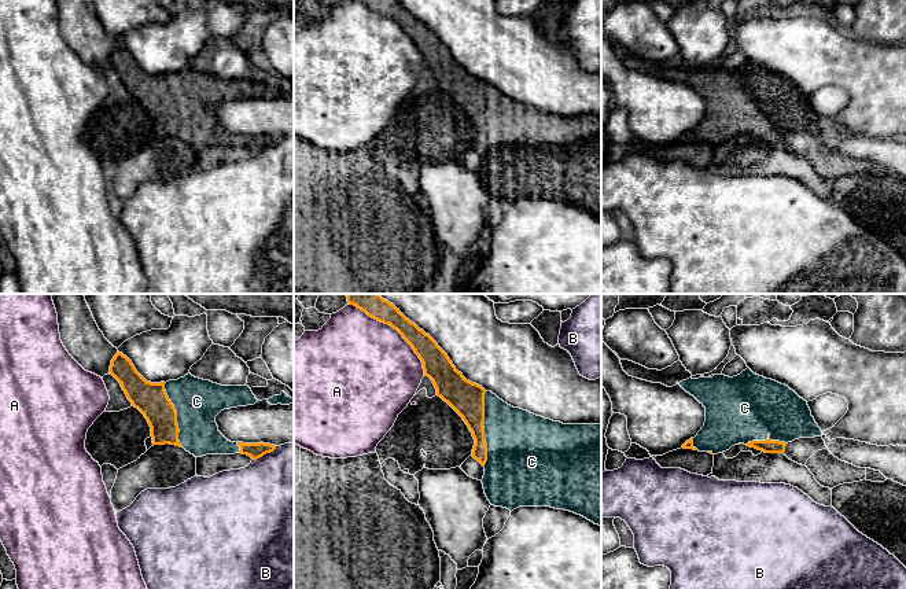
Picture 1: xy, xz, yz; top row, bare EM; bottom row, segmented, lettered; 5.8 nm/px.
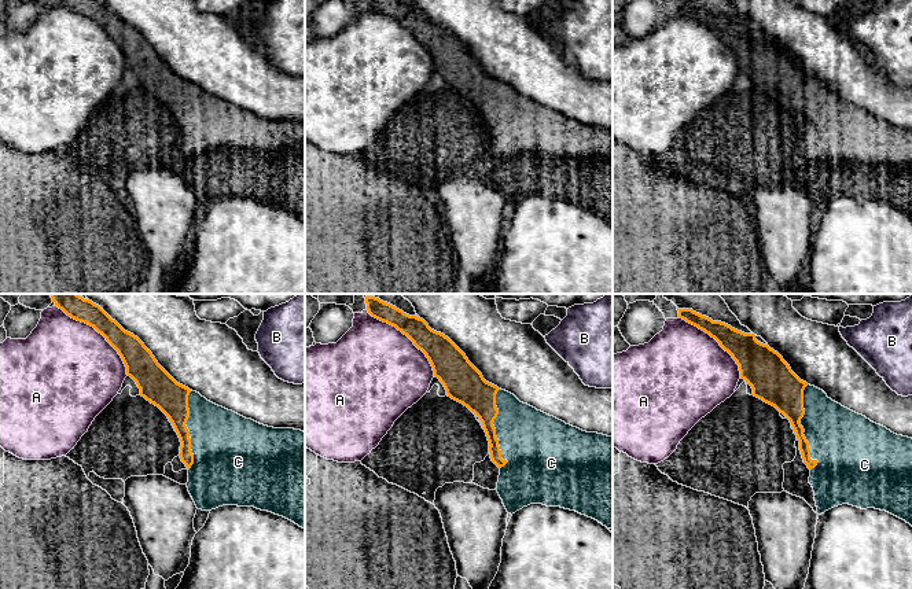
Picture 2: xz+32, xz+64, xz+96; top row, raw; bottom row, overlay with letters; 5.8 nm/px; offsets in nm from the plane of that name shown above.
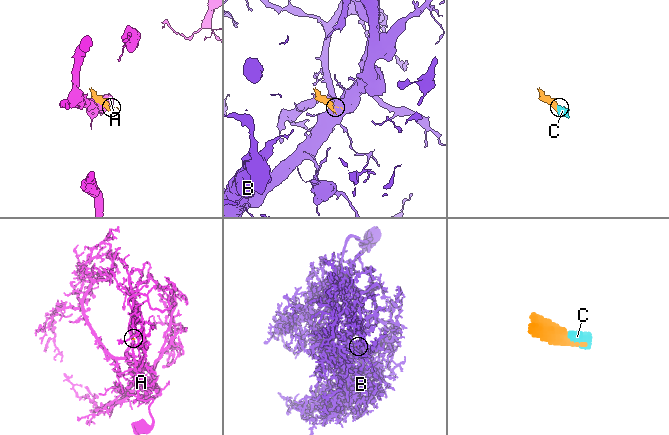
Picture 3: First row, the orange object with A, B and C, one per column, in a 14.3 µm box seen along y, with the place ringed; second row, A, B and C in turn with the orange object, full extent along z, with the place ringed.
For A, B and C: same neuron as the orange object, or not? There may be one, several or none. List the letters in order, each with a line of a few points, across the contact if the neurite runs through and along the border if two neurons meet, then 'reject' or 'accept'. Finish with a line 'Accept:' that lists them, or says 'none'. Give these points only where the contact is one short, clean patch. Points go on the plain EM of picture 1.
A: reject
B: xy (276, 139), (253, 153) | reject
C: accept
Accept: C

